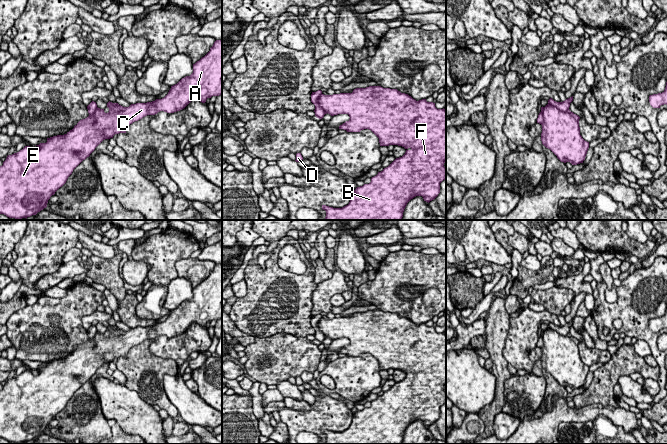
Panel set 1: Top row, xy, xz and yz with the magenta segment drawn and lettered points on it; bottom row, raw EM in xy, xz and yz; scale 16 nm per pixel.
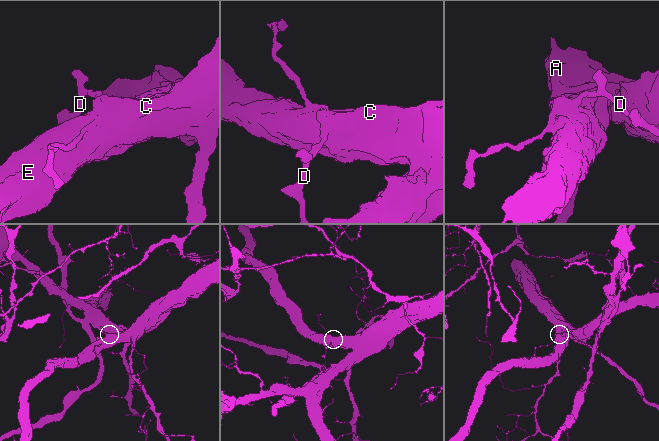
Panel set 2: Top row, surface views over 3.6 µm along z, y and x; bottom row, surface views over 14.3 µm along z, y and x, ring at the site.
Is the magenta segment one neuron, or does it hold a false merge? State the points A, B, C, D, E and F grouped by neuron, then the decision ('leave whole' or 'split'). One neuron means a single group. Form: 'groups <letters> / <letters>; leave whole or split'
groups A B C E F / D; split

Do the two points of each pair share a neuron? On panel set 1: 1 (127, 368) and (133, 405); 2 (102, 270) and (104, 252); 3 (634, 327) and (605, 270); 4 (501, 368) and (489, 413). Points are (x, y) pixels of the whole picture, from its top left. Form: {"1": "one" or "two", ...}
{"1": "two", "2": "two", "3": "two", "4": "one"}

